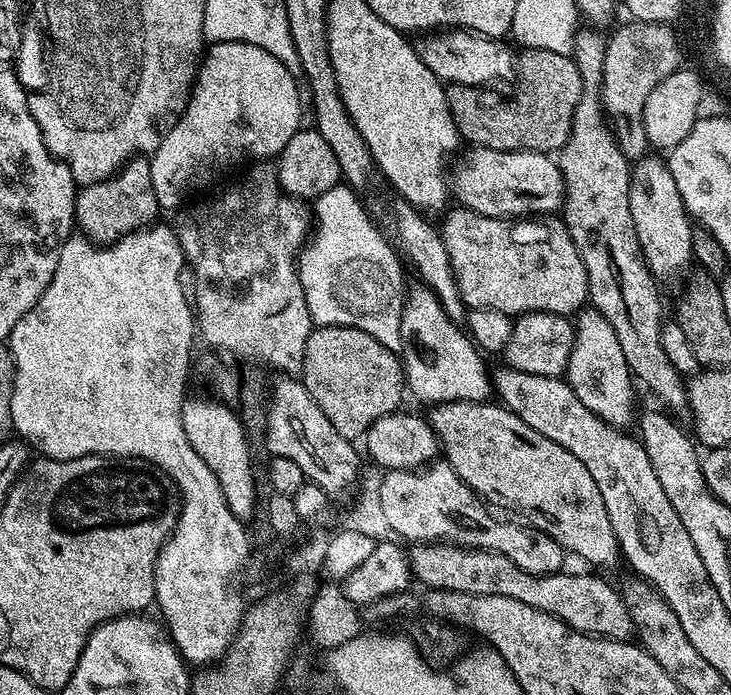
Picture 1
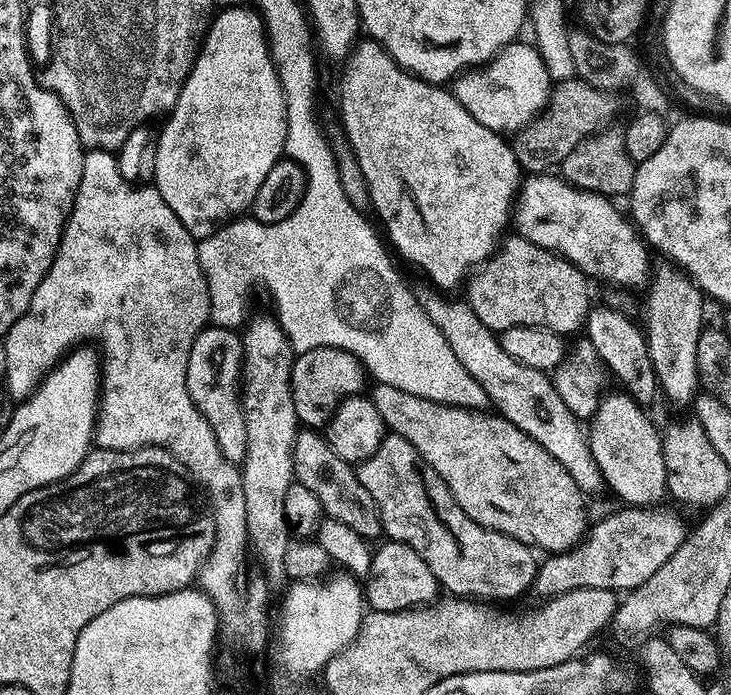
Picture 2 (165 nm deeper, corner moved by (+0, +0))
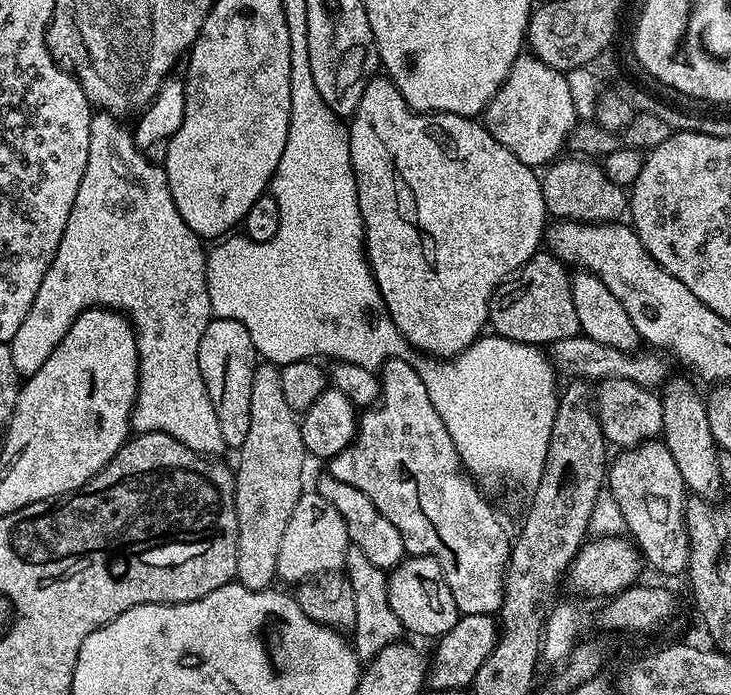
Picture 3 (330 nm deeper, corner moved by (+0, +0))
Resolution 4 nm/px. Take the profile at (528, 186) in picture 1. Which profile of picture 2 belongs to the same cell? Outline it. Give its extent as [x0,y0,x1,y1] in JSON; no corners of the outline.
[514,174,650,288]

